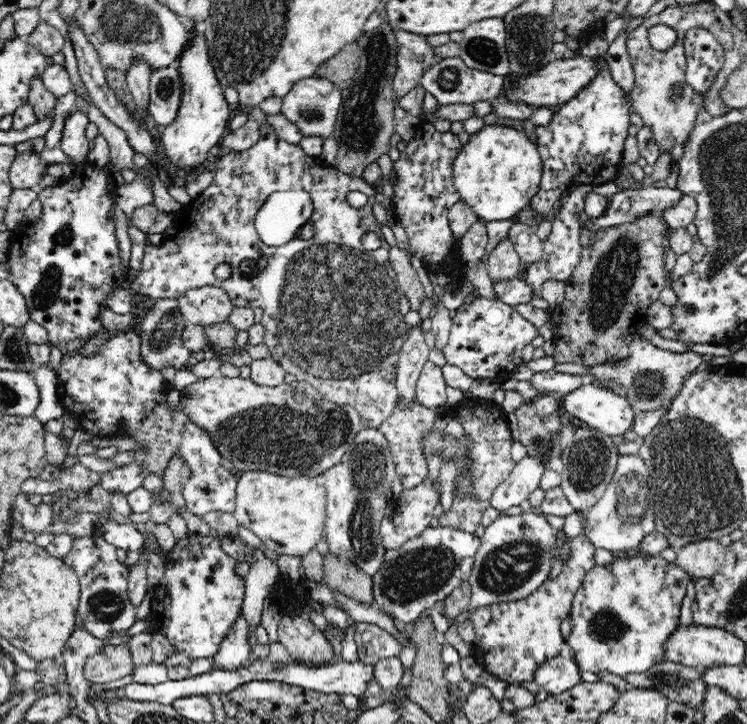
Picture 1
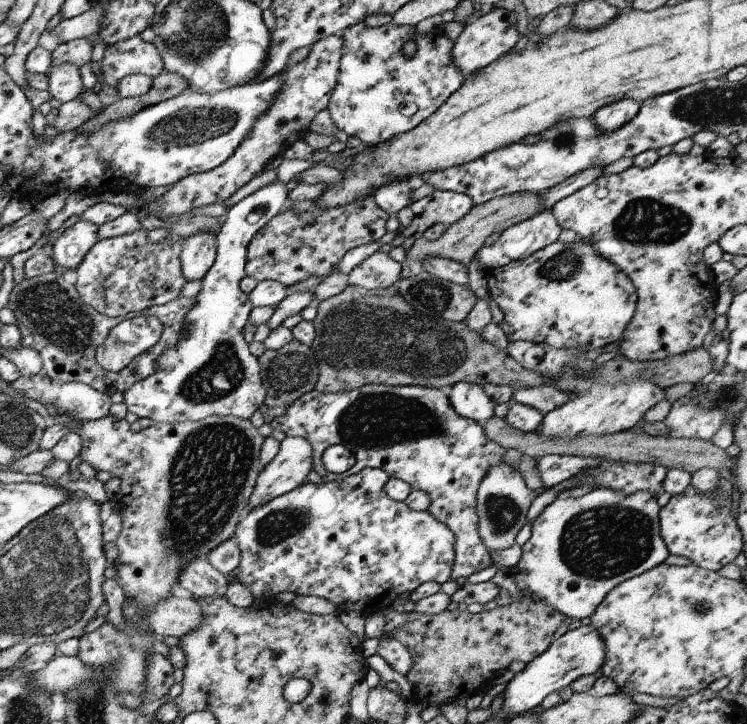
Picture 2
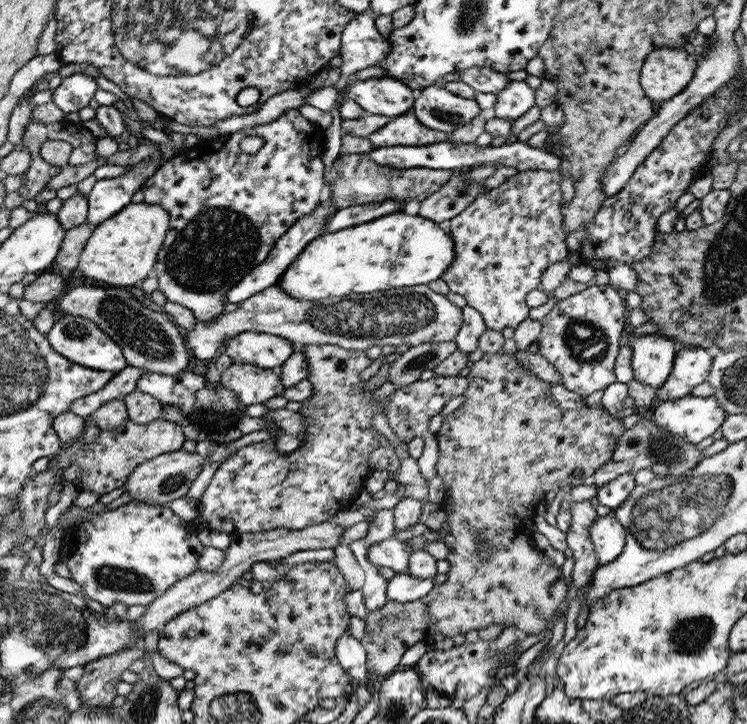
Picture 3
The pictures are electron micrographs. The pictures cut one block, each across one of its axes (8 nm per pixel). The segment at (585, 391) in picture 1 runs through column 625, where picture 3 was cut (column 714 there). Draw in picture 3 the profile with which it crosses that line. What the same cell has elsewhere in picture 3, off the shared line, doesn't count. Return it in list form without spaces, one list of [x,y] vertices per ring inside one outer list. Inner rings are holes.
[[[687,395],[679,399],[661,401],[650,418],[654,426],[697,444],[718,430],[727,416],[720,402],[713,396],[697,398]]]

